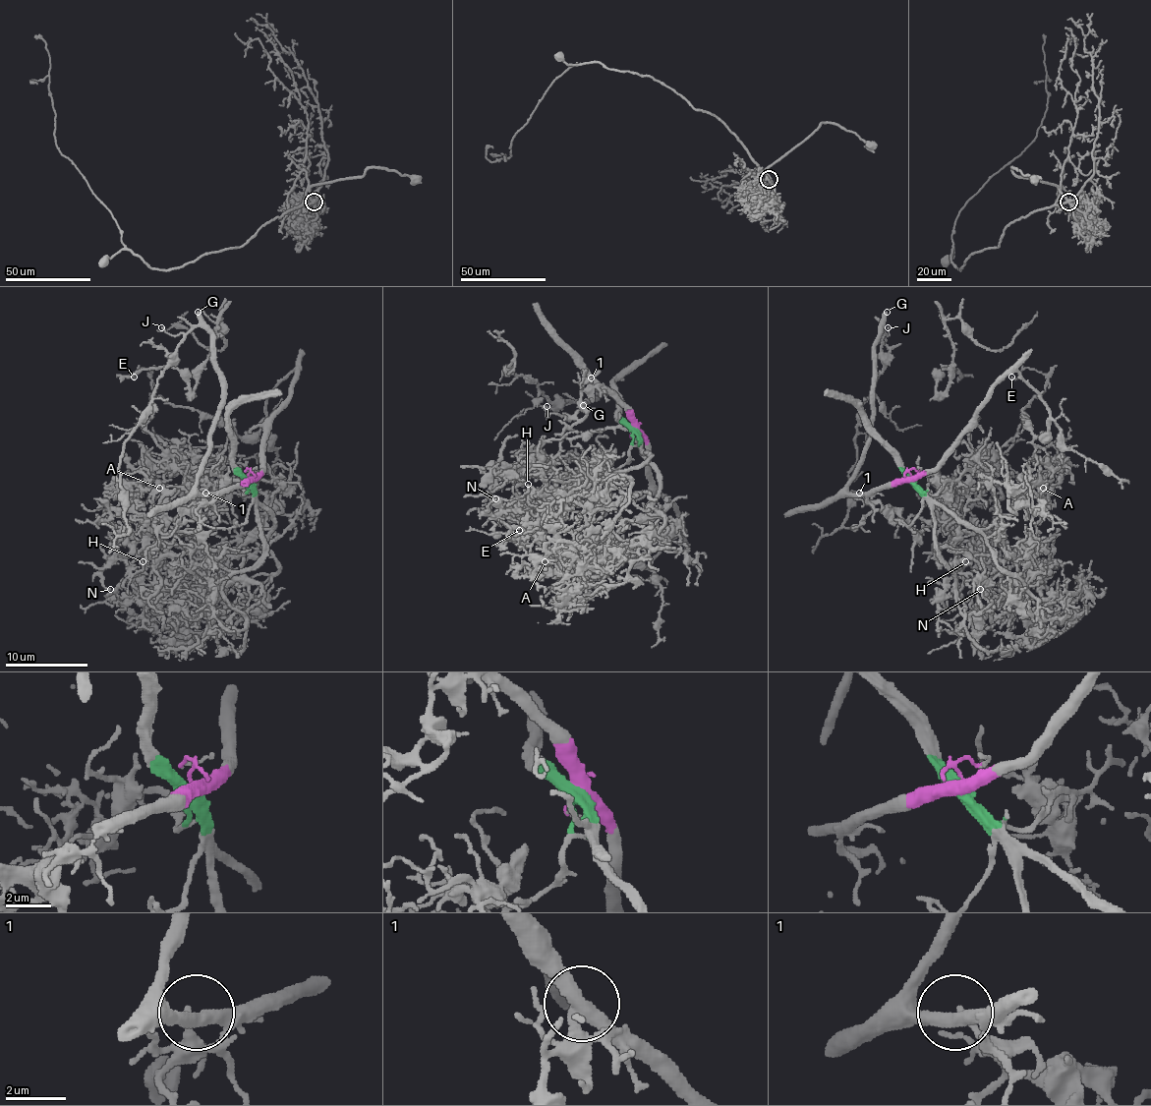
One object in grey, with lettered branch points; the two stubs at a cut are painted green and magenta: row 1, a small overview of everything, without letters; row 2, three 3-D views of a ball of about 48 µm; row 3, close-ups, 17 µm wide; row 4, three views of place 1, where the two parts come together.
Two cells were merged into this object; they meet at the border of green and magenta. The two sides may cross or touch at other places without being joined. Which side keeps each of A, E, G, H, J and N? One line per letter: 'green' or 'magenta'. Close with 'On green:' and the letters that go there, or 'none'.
A: green
E: magenta
G: magenta
H: green
J: magenta
N: green
On green: A, H, N

